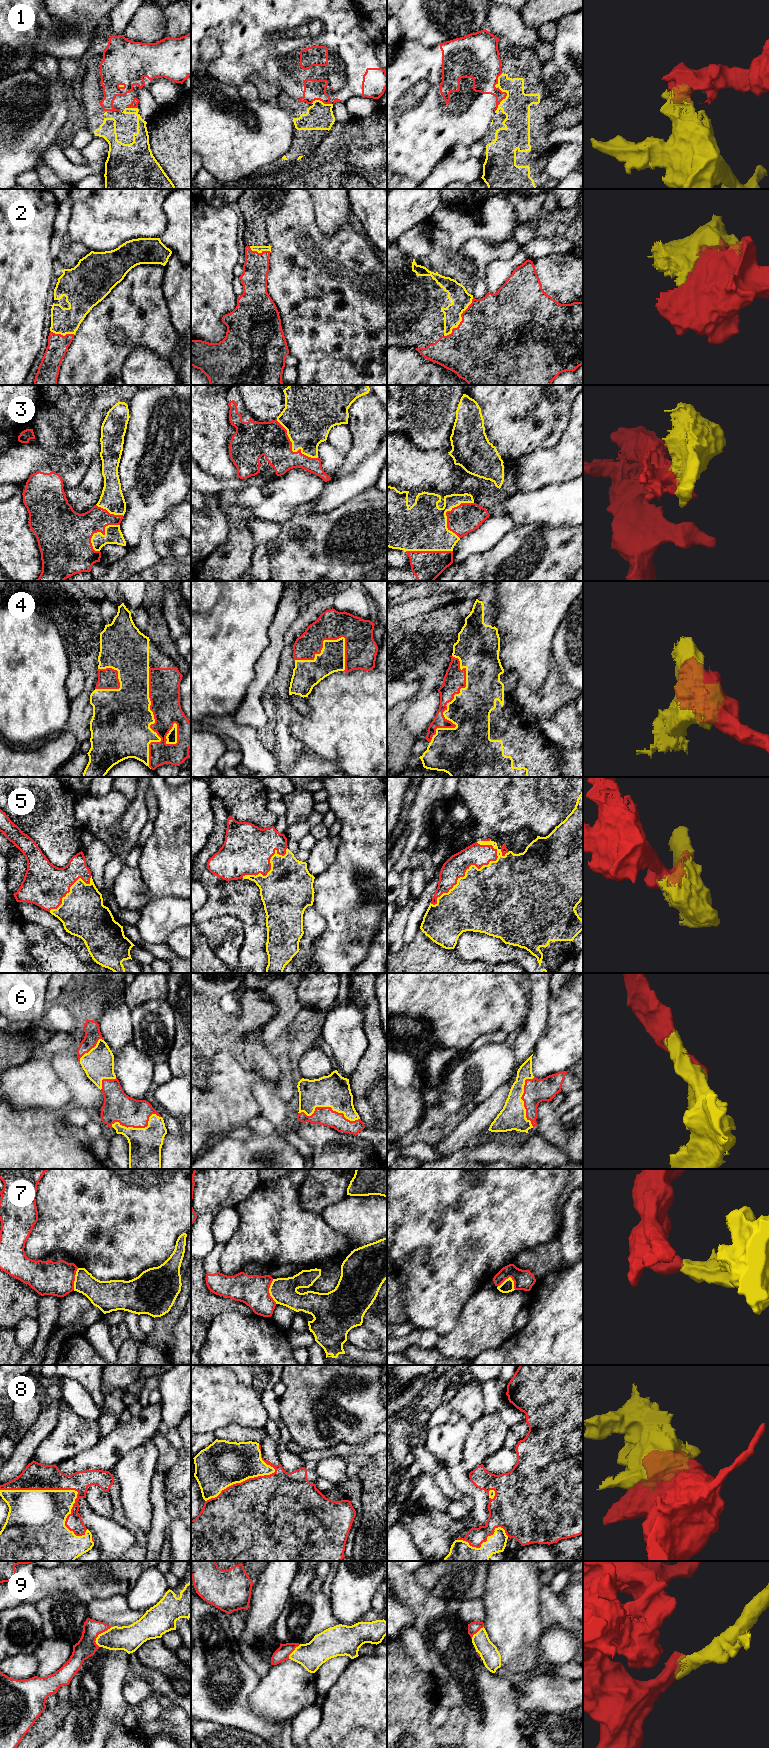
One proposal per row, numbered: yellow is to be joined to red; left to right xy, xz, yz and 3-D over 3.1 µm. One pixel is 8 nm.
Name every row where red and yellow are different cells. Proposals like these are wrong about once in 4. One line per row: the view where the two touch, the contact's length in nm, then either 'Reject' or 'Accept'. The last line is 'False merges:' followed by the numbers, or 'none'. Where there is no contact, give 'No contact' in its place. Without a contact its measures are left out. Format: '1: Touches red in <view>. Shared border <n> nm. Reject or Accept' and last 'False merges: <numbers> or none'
1: Touches red in yz. Shared border 190 nm. Reject
2: Touches red in yz. Shared border 400 nm. Accept
3: Touches red in xz. Shared border 460 nm. Accept
4: Touches red in yz. Shared border 750 nm. Accept
5: Touches red in yz. Shared border 700 nm. Accept
6: Touches red in xz. Shared border 500 nm. Accept
7: Touches red in yz. Shared border 150 nm. Reject
8: Touches red in xy. Shared border 800 nm. Accept
9: Touches red in xy. Shared border 200 nm. Accept
False merges: 1, 7

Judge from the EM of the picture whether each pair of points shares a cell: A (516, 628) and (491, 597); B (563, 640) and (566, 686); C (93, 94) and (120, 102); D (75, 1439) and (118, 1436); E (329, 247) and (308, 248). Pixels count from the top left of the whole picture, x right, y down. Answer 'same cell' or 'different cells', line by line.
A: different cells
B: same cell
C: different cells
D: different cells
E: same cell

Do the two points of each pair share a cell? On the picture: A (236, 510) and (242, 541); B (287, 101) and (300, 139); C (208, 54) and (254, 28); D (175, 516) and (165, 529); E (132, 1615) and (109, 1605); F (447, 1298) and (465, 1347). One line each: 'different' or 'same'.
A: same
B: same
C: different
D: different
E: same
F: different

